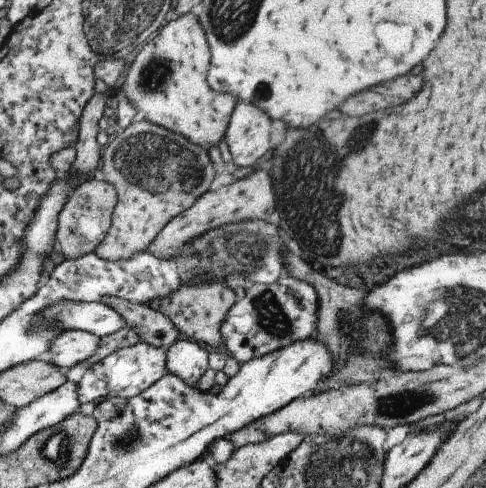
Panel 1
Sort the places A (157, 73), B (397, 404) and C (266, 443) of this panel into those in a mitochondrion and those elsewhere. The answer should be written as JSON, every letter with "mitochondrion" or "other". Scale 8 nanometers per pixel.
{"A":"mitochondrion","B":"mitochondrion","C":"other"}

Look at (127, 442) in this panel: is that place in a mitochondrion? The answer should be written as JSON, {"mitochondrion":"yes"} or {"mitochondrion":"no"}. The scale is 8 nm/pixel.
{"mitochondrion":"yes"}

